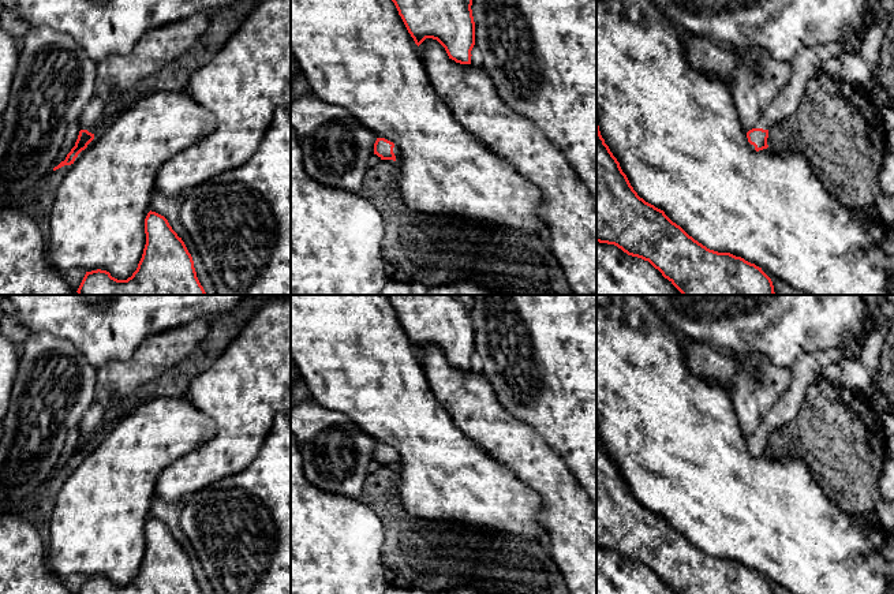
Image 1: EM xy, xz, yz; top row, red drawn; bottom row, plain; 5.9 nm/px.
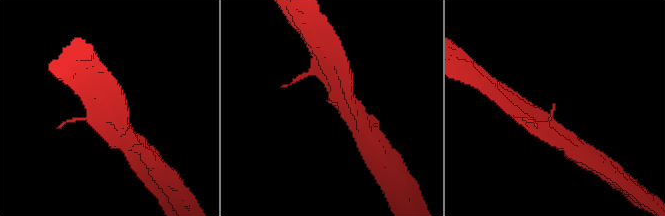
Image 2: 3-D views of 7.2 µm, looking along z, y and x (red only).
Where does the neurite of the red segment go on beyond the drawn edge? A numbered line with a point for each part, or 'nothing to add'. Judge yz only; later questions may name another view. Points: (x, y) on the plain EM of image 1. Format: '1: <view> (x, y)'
1: yz (805, 369)

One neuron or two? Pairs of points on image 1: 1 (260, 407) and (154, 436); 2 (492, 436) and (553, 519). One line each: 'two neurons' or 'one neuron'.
1: two neurons
2: one neuron

